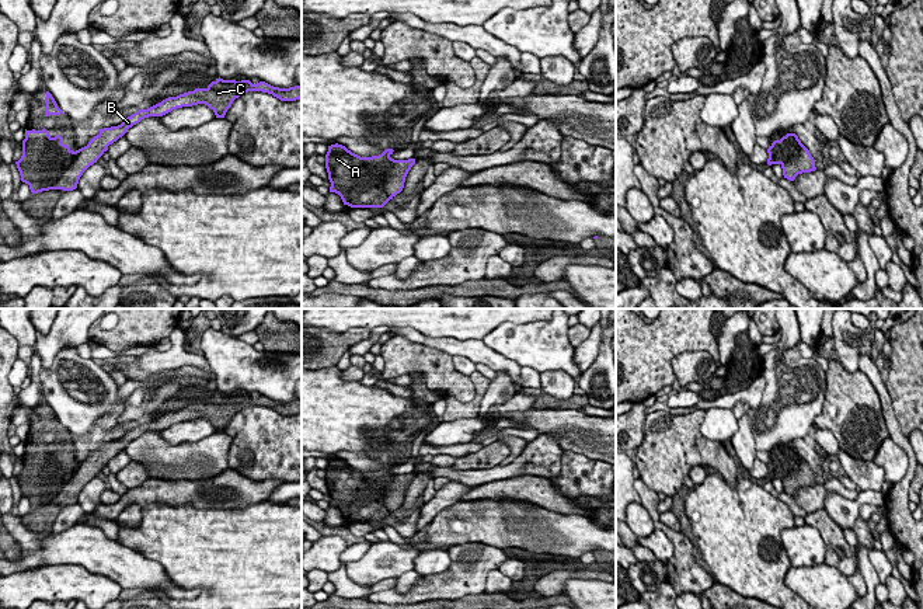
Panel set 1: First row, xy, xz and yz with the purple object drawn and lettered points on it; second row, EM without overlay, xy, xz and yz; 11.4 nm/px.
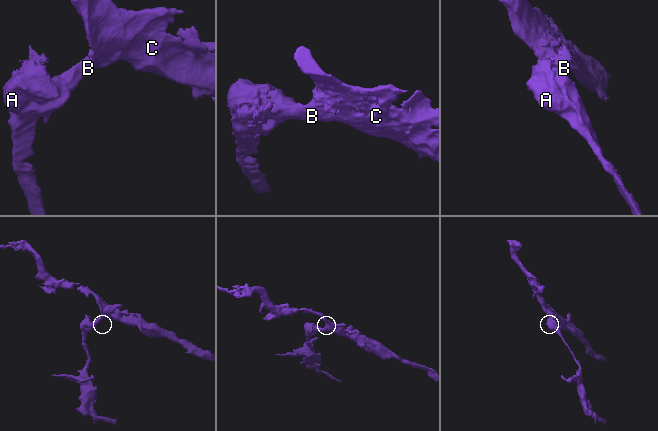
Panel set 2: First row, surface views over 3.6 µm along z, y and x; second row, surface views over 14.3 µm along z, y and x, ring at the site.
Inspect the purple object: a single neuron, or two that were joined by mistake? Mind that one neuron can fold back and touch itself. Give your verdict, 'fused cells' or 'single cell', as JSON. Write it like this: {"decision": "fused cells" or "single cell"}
{"decision": "fused cells"}

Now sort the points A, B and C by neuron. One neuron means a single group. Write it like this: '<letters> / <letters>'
A / B C

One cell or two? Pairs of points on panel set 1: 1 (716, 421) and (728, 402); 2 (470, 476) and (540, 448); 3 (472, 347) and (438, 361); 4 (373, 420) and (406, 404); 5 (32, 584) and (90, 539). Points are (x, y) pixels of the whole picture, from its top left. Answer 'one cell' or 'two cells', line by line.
1: two cells
2: one cell
3: two cells
4: one cell
5: two cells

